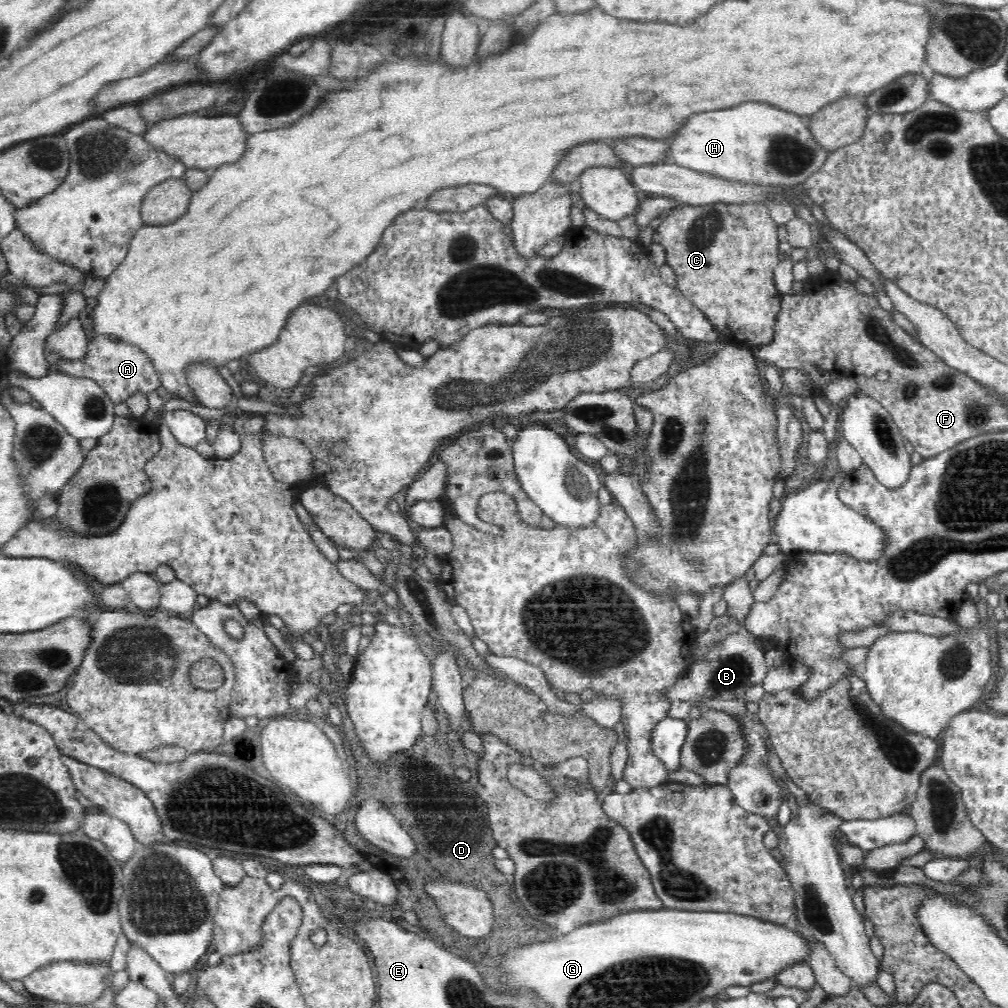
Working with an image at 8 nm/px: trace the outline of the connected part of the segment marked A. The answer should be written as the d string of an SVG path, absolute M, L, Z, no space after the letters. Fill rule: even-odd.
M94 332L88 341L88 352L84 360L60 360L58 368L73 377L91 378L99 383L113 403L125 402L134 393L148 394L162 386L161 377L153 360L133 343L115 339L112 335Z

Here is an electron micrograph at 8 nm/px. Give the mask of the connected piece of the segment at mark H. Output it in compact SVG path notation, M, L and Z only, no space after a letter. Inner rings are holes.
M744 102L728 110L698 114L698 118L690 118L690 126L686 126L686 130L678 134L678 138L666 138L666 141L670 143L670 150L666 154L668 163L725 179L762 186L792 187L804 183L809 176L821 169L831 153L813 137L806 117L780 110L766 102Z

